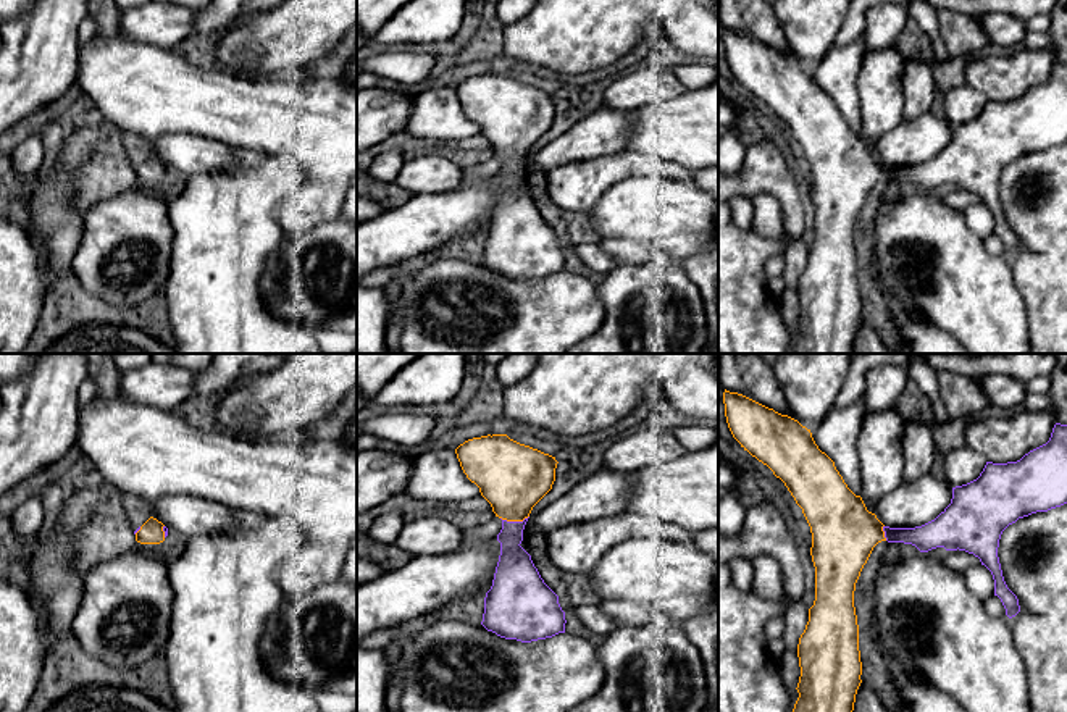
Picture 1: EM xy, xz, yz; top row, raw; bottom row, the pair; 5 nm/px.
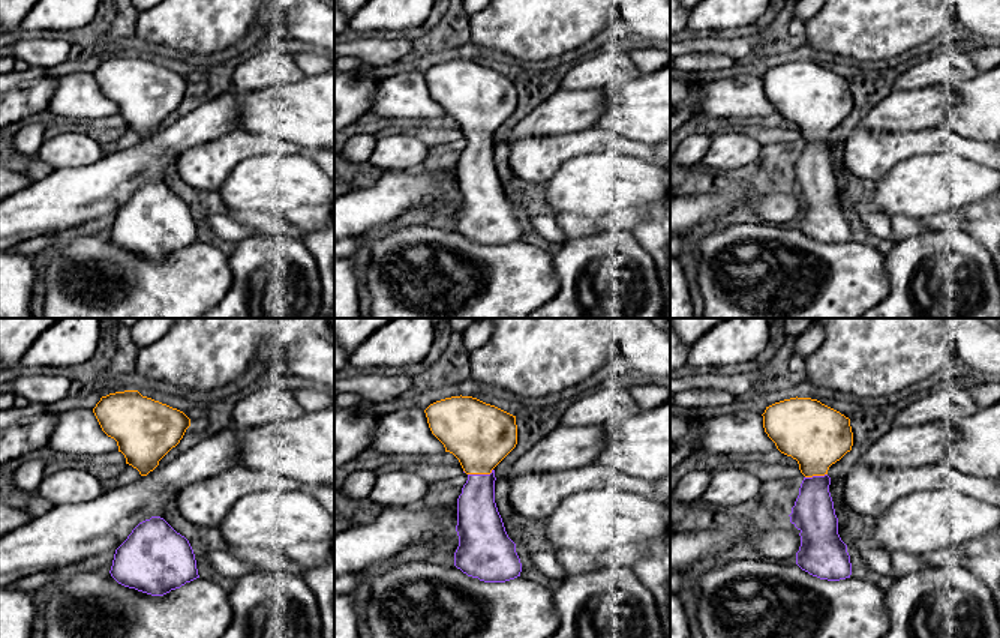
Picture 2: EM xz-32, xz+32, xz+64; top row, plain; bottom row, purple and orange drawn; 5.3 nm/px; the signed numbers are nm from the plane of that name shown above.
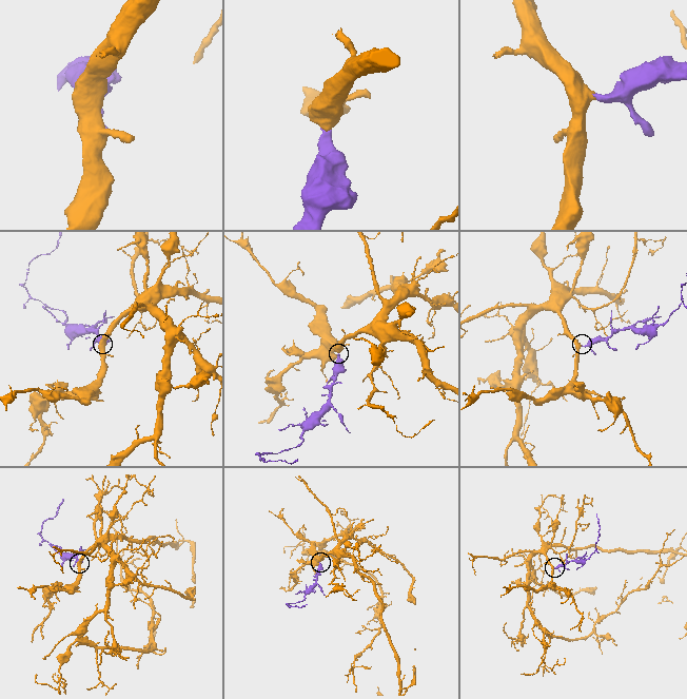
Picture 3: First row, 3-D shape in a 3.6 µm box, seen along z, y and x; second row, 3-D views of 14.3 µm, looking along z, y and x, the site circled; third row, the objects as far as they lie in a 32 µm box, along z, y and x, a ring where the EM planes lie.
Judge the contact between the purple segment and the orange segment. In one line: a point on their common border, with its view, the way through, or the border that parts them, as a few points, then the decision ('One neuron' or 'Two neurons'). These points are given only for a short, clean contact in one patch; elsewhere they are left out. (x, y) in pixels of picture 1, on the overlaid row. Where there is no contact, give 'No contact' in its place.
Touches purple at xz (514, 522). Path across: xz (515, 572), (514, 522), (512, 477). One neuron

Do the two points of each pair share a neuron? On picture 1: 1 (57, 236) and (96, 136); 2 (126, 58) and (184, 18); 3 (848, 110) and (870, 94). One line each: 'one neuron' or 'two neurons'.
1: one neuron
2: two neurons
3: two neurons

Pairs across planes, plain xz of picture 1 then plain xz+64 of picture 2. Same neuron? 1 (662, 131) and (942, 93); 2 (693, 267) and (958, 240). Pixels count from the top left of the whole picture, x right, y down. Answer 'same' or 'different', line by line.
1: different
2: different

